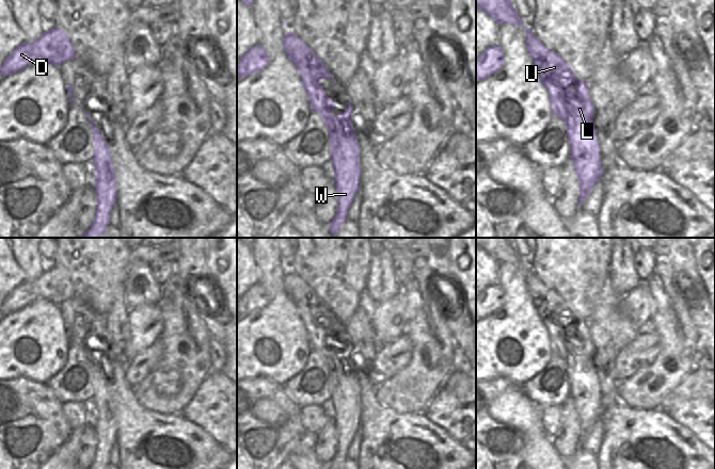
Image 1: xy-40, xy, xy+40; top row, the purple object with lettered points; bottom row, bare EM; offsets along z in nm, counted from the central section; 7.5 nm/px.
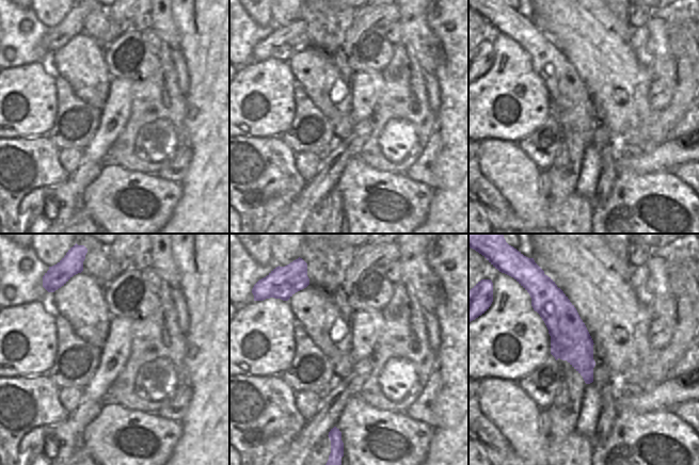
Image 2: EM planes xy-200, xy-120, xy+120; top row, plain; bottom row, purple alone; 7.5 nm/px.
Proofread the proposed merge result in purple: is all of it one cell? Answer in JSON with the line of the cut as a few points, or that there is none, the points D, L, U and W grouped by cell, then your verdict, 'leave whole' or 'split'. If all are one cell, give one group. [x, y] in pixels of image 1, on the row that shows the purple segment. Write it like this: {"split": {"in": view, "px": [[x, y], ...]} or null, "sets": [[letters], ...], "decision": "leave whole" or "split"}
{"split": {"in": "xy+40", "px": [[549, 49], [547, 54], [543, 59], [539, 59], [535, 66]]}, "sets": [["D"], ["L", "U", "W"]], "decision": "split"}

